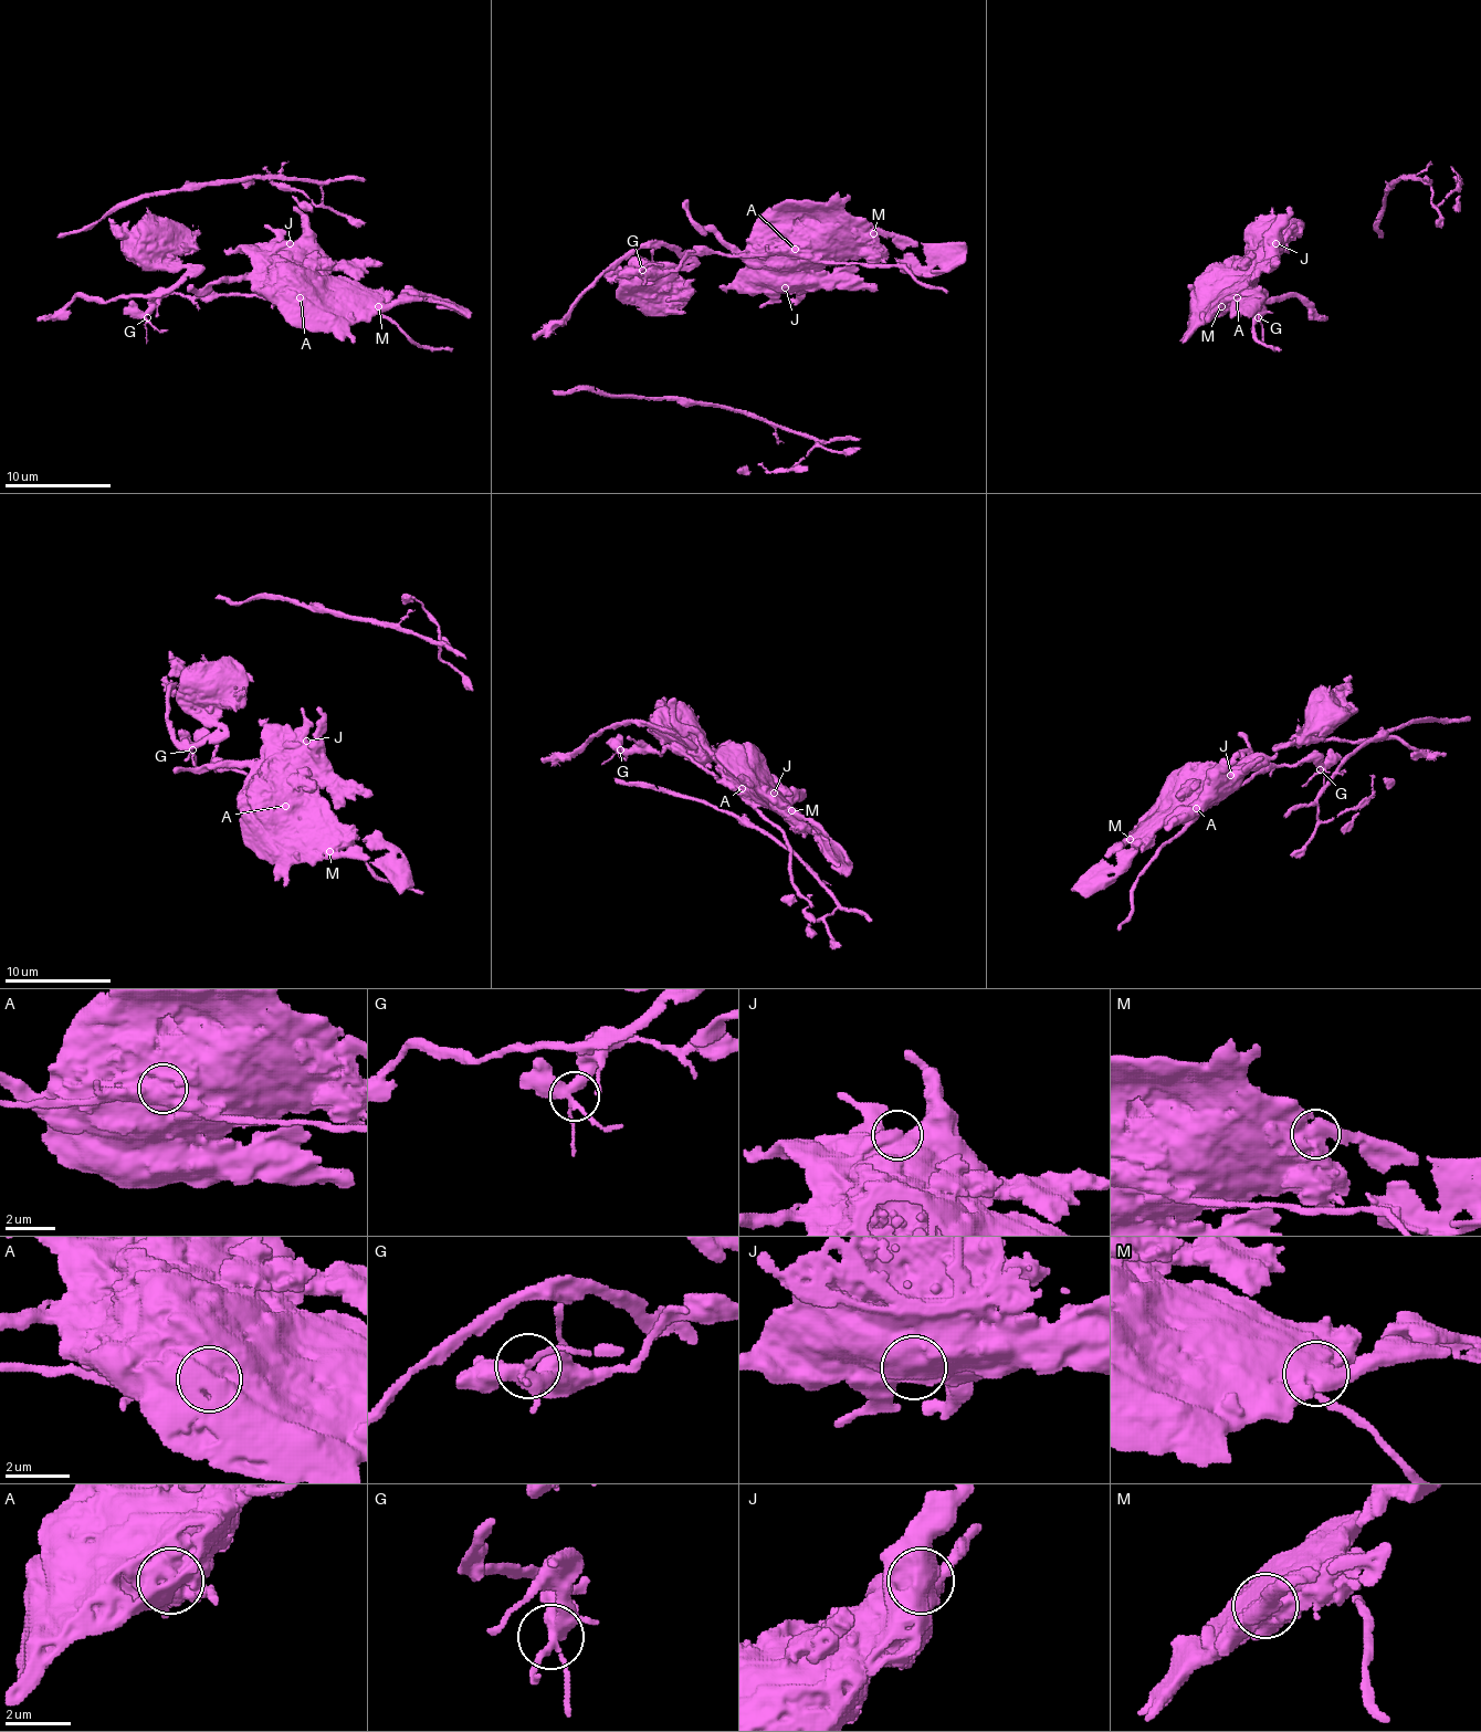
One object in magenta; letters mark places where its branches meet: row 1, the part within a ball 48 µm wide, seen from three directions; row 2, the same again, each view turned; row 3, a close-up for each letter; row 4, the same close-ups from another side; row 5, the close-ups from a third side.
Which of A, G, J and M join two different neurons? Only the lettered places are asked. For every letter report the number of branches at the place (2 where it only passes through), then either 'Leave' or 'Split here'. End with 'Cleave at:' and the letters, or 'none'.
A: Branches: 1. Split here
G: Branches: 5. Leave
J: Branches: 2. Leave
M: Branches: 2. Leave
Cleave at: A

